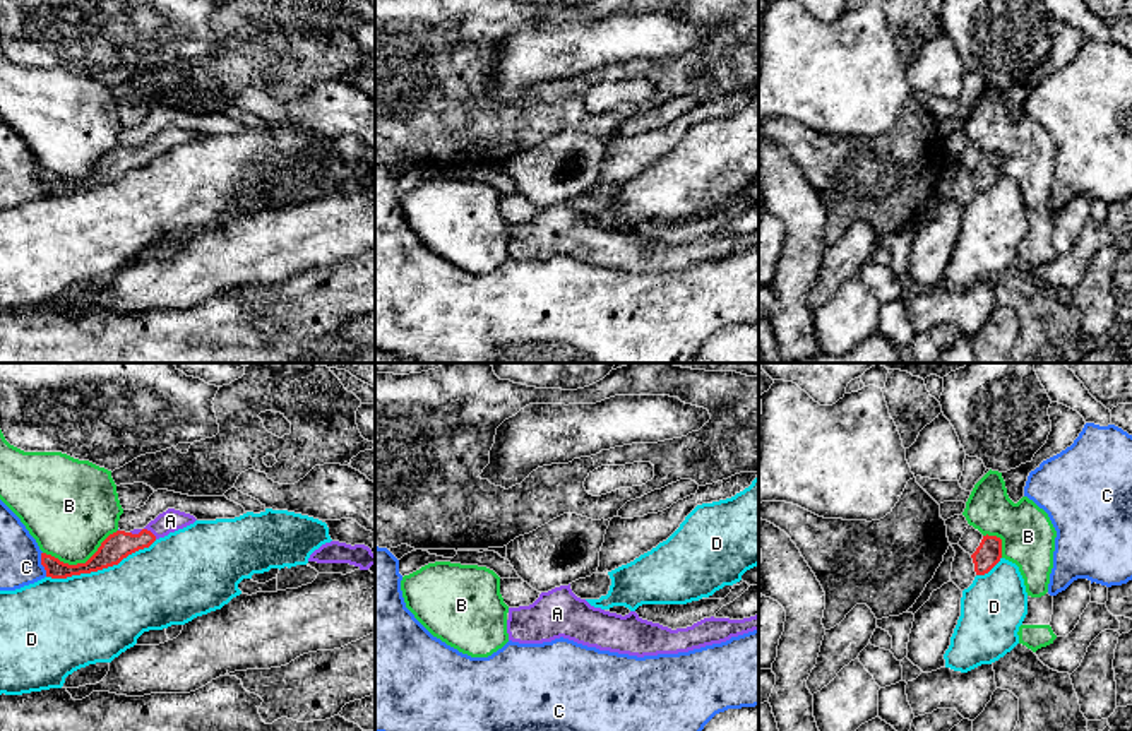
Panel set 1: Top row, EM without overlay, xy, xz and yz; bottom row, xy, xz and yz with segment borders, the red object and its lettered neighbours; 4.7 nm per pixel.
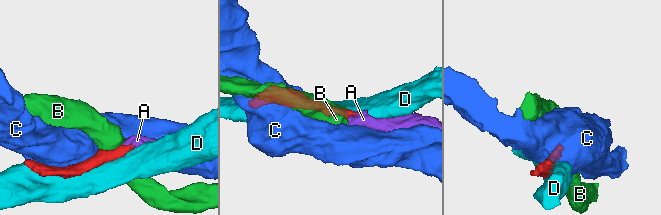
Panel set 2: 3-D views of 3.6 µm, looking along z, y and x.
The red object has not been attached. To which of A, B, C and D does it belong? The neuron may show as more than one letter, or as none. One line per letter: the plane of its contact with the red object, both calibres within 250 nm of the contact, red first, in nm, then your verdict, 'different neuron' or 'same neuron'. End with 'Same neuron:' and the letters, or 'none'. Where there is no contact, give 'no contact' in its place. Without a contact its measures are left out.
A: meets red in xy; 130 nm thick on the red side, 110 nm on the other; same neuron
B: meets red in xy; 130 nm thick on the red side, 400 nm on the other; different neuron
C: meets red in xy; 90 nm thick on the red side, 190 nm on the other; different neuron
D: meets red in xy; 130 nm thick on the red side, 420 nm on the other; different neuron
Same neuron: A

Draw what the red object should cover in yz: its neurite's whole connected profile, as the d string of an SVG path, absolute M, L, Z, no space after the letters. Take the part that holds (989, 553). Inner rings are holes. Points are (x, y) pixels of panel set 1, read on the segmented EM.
M983 536L980 546L971 555L976 575L988 574L1002 558L1002 539L997 536Z

